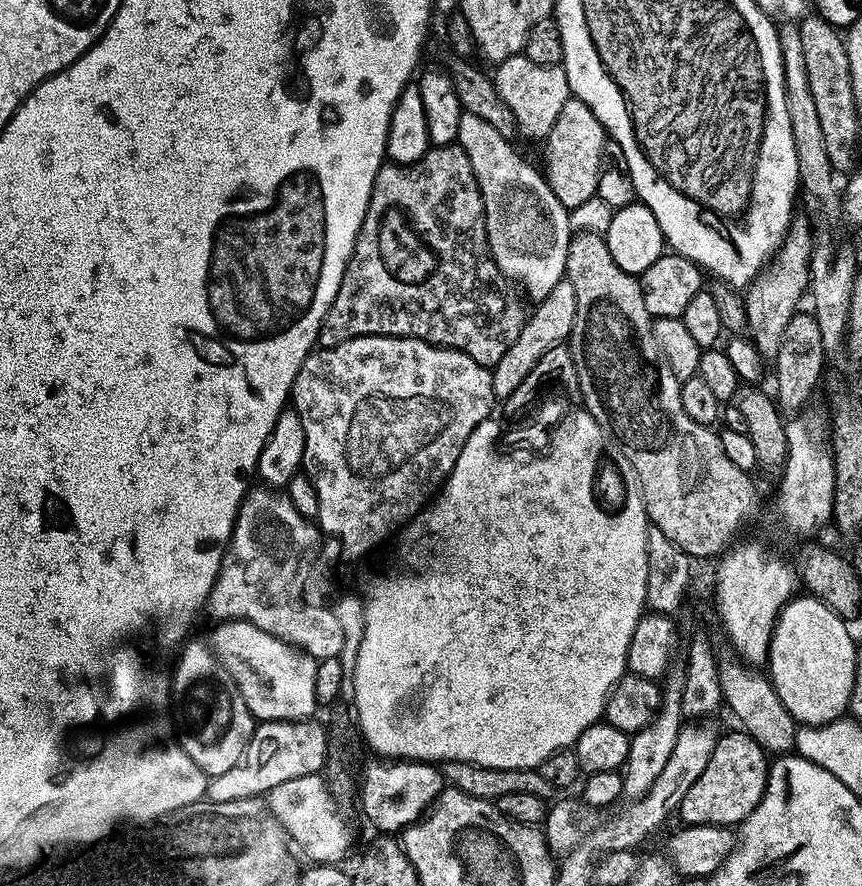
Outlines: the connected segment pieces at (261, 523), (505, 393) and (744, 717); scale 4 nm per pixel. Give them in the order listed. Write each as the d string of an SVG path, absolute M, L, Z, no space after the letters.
M292 504L289 508L240 508L232 543L224 554L216 585L208 599L207 615L212 615L216 622L255 621L256 607L261 604L265 608L262 624L269 632L296 645L317 662L339 657L343 650L342 622L339 621L334 600L332 602L328 597L329 581L321 563L321 545L319 527L313 521L302 518Z
M567 278L558 286L554 286L554 290L550 290L547 298L539 301L535 308L529 315L528 323L525 324L518 342L514 342L506 358L502 358L502 362L496 364L492 373L497 397L506 398L514 394L514 390L518 390L518 386L522 386L522 382L530 378L530 370L534 370L534 366L538 366L538 362L542 362L542 358L546 358L550 350L567 345L571 341L576 317L576 295L574 286Z
M735 659L719 665L721 694L726 708L740 719L739 727L747 732L754 742L763 746L765 753L779 758L796 752L796 720L786 710L782 698L778 698L771 679L755 676L755 671Z

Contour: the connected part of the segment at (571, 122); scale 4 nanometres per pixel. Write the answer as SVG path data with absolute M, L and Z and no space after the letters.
M575 98L568 100L562 109L562 118L558 118L558 122L554 122L554 130L550 130L548 135L546 141L548 149L544 152L545 165L543 164L550 190L554 194L554 198L558 198L558 202L562 202L564 208L571 210L578 206L586 206L586 202L596 199L600 174L606 164L604 161L604 140L606 144L604 127L602 122L598 122L594 110L590 110L590 106L586 106L586 102L581 100Z

